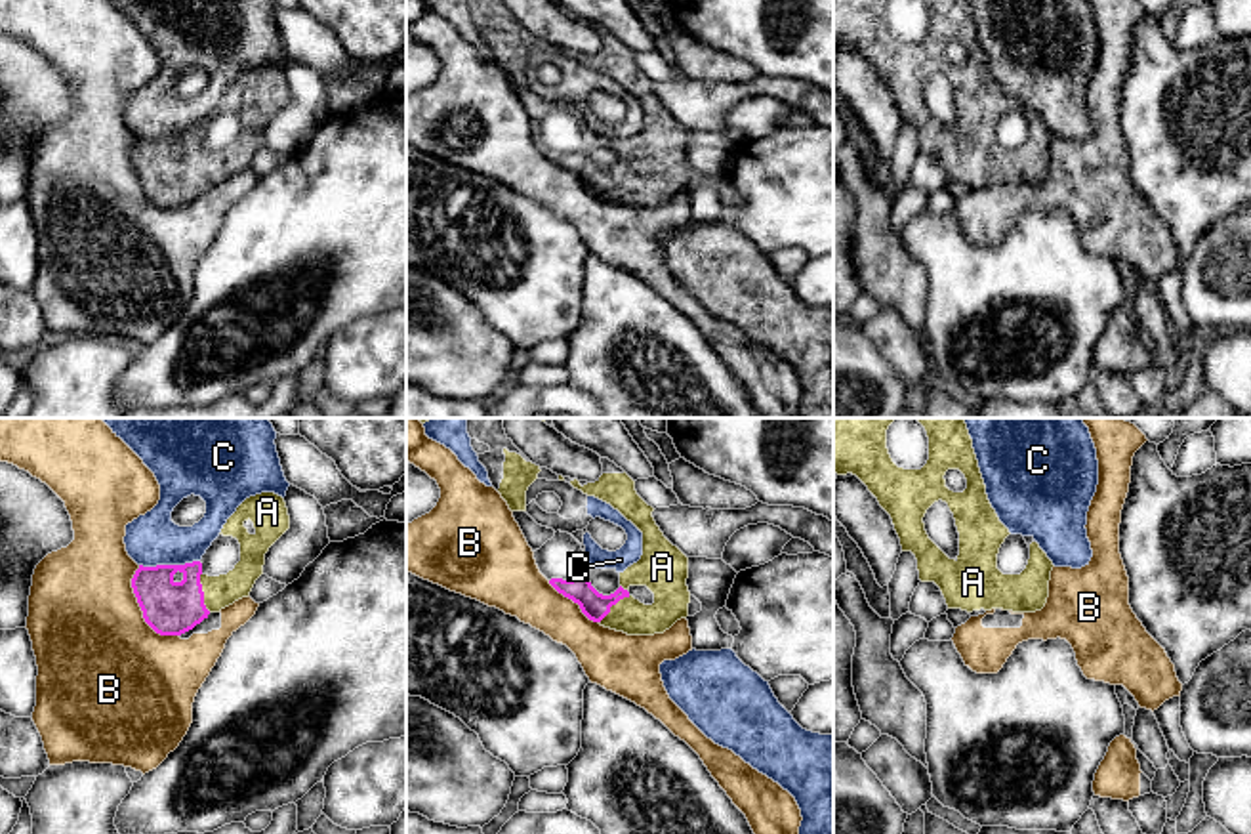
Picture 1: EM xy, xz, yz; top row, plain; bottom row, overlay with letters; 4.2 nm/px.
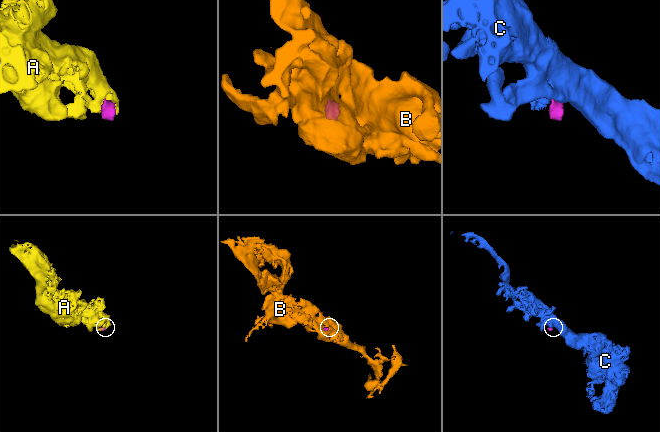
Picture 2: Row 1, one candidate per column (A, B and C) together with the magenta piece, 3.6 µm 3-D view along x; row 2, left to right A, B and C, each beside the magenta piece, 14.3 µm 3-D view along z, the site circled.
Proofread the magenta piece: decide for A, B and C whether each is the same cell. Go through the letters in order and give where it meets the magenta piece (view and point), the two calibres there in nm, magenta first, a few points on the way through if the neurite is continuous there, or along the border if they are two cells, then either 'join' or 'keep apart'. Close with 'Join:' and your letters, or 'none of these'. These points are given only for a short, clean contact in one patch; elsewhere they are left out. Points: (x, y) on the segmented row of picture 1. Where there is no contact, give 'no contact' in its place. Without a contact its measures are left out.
A: xy (203, 592) | 220/140 nm | across xy (168, 607), (184, 605), (203, 592), (220, 592) | join
B: xy (142, 609) | 220/480 nm | along xy (138, 565), (132, 592), (142, 617), (157, 632), (178, 636) | keep apart
C: xy (168, 565) | 220/220 nm | along xy (199, 560), (140, 565) | keep apart
Join: A

